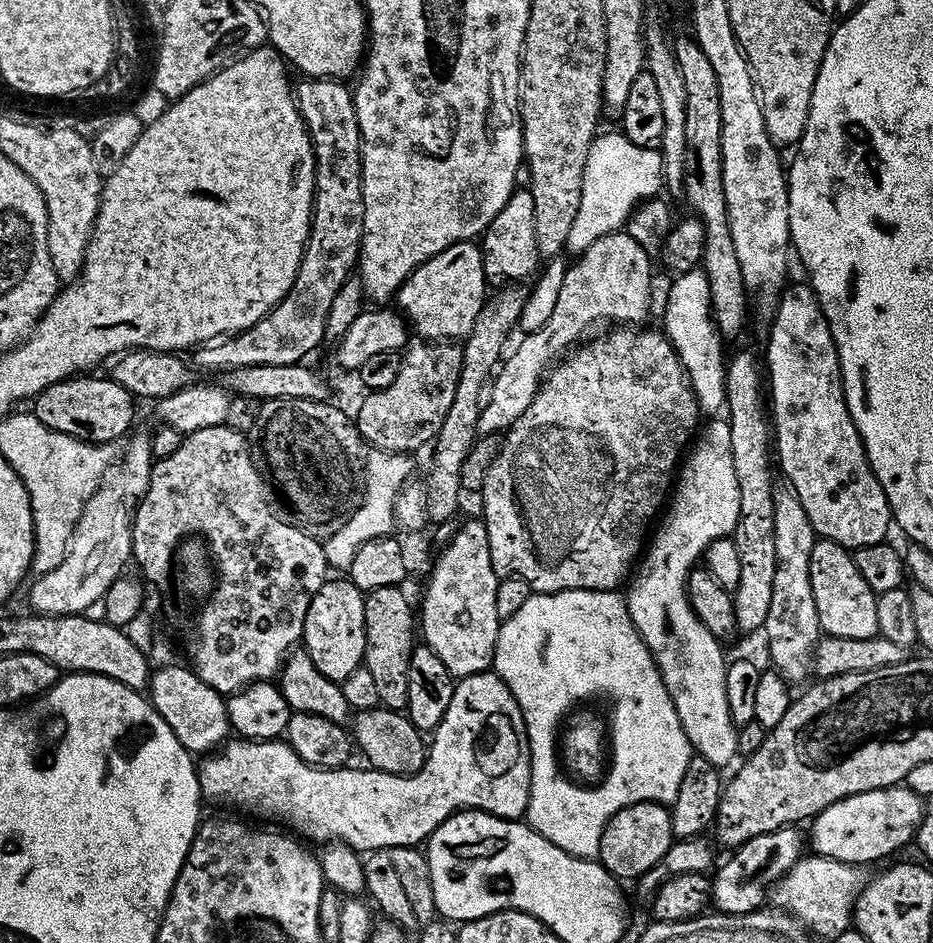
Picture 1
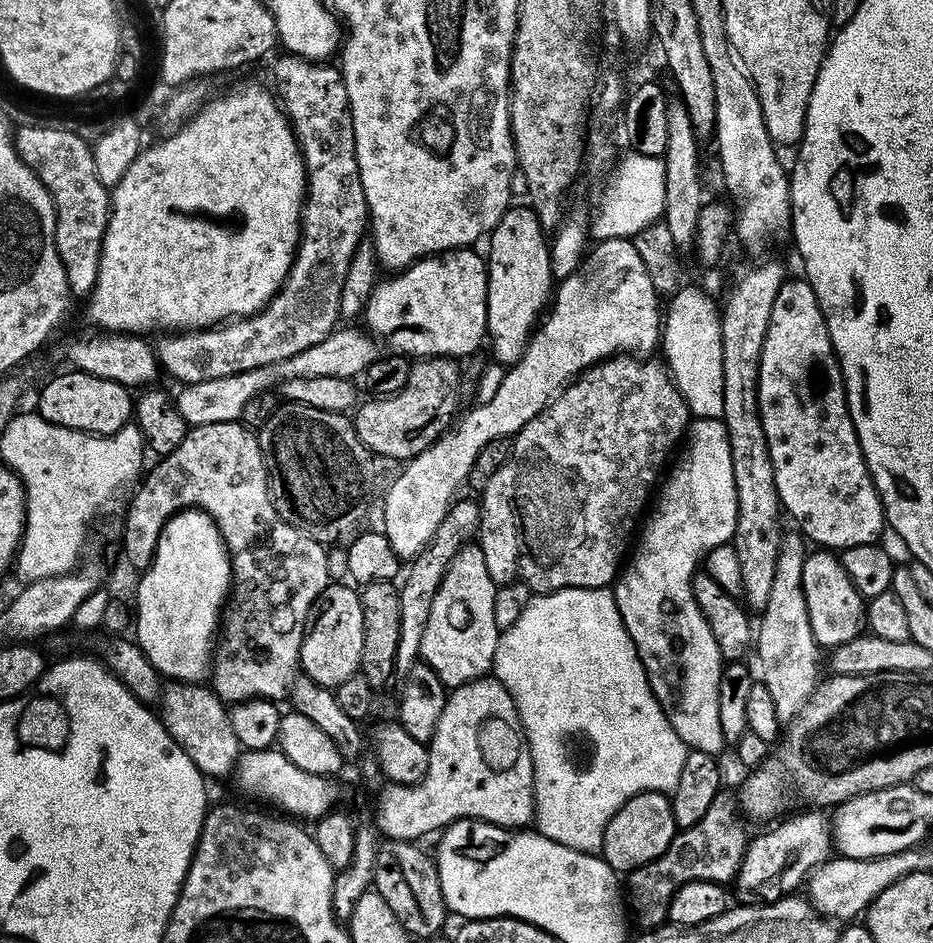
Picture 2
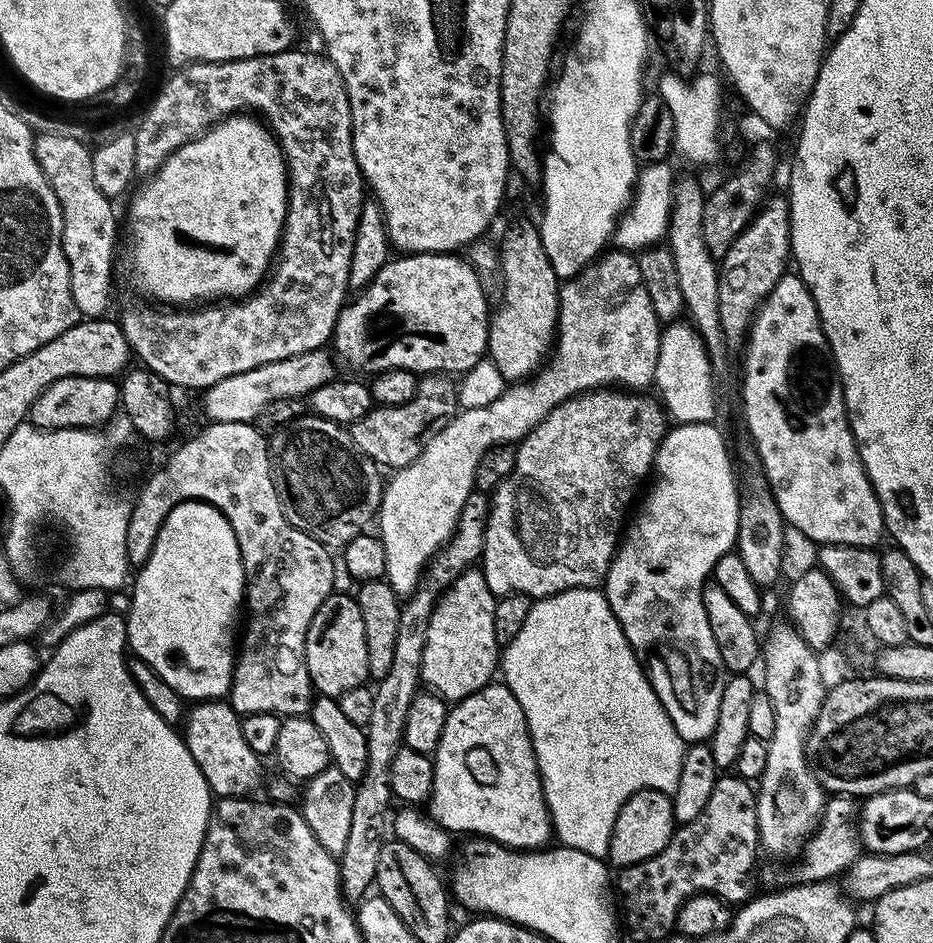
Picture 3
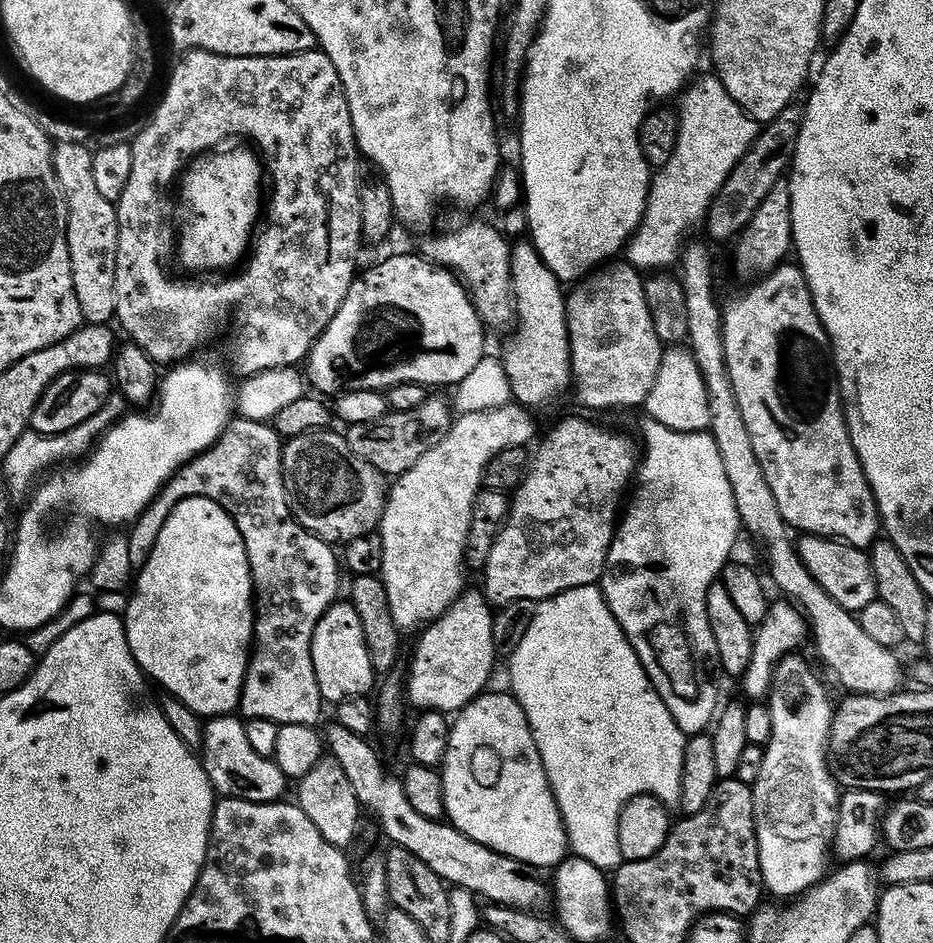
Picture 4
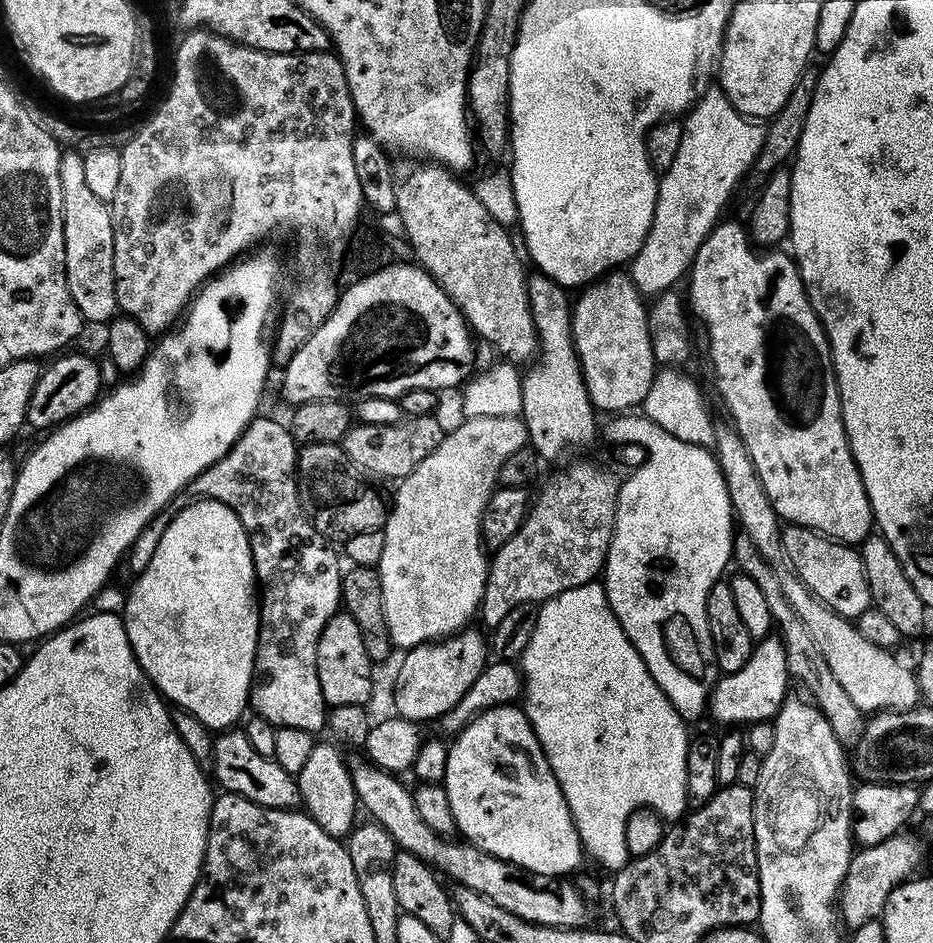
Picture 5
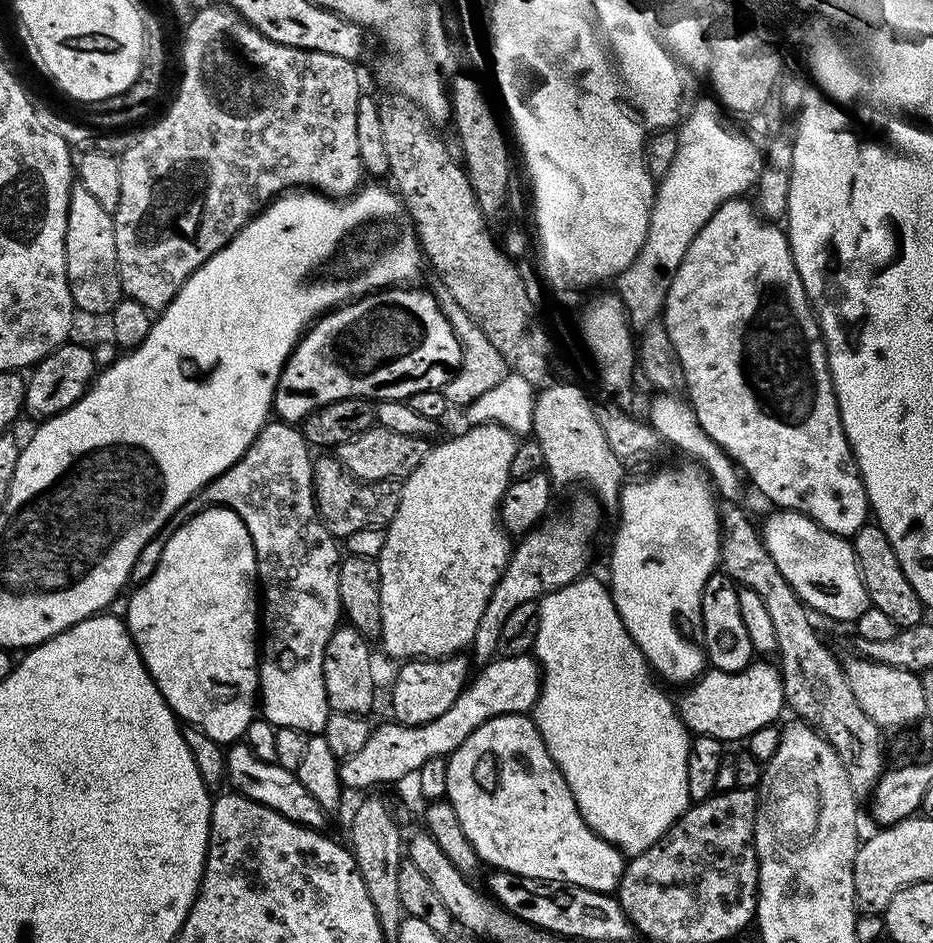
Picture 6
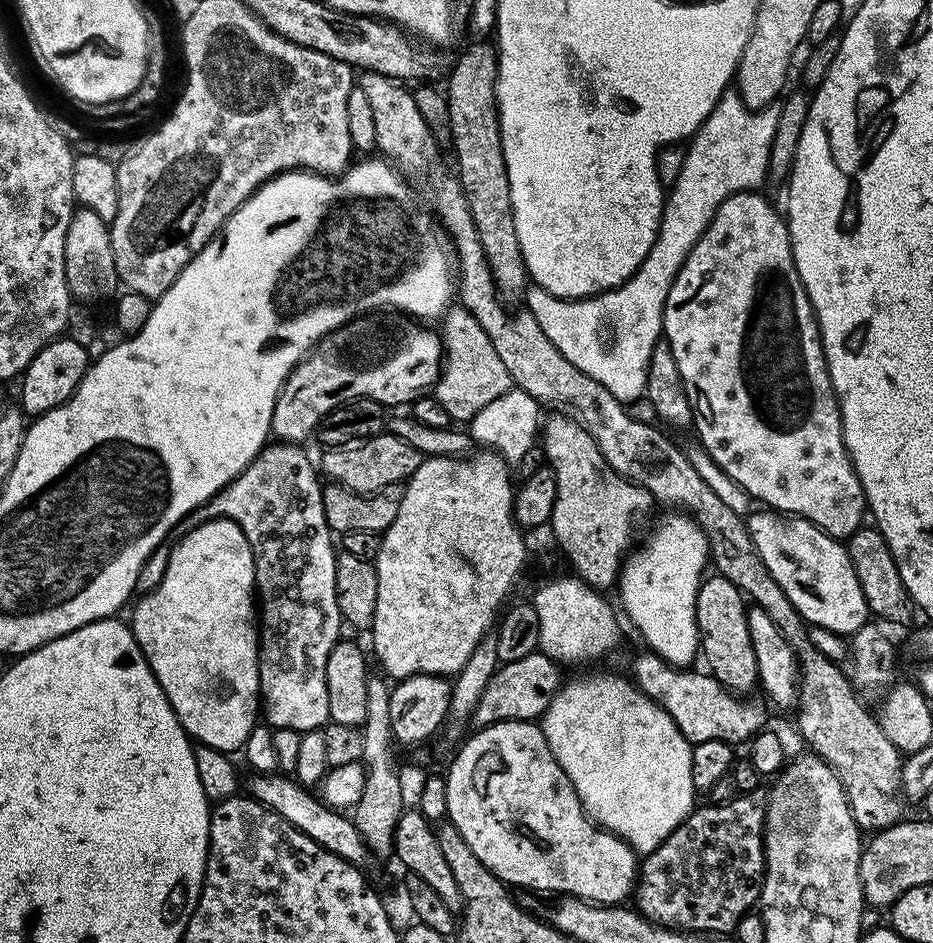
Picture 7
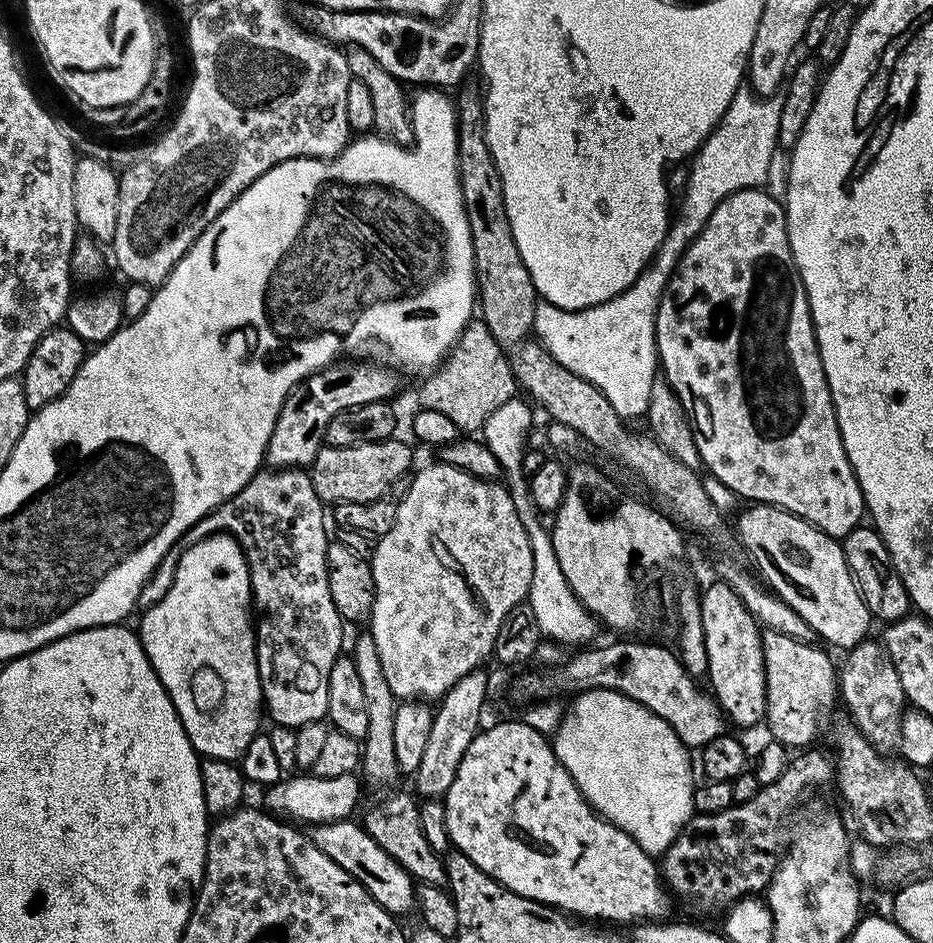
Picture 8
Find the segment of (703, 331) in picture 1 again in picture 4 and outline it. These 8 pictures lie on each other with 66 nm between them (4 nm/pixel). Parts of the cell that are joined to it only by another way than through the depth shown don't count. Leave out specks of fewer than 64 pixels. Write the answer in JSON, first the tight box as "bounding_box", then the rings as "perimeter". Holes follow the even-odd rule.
{"bounding_box":[643,346,712,432],"perimeter":[[[668,346],[663,349],[658,366],[658,378],[644,399],[643,411],[653,420],[662,422],[675,432],[703,432],[712,423],[710,406],[706,402],[706,386],[698,370],[698,362],[684,346]]]}

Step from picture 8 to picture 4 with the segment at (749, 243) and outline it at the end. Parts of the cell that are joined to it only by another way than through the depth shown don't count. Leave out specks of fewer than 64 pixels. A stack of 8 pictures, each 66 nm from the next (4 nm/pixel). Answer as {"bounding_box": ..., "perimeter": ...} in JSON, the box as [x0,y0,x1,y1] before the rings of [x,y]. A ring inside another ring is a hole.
{"bounding_box":[722,262,881,549],"perimeter":[[[785,262],[745,288],[748,289],[741,296],[734,297],[722,308],[726,370],[730,374],[730,386],[734,386],[734,398],[738,398],[738,410],[742,410],[742,419],[746,421],[746,430],[750,430],[750,446],[754,446],[754,454],[758,454],[762,474],[774,493],[774,502],[778,502],[778,510],[782,510],[789,529],[800,534],[830,536],[867,549],[881,531],[880,511],[876,509],[876,499],[862,470],[862,462],[850,442],[844,421],[844,402],[840,399],[840,381],[832,363],[832,345],[814,310],[804,270],[795,263]]]}

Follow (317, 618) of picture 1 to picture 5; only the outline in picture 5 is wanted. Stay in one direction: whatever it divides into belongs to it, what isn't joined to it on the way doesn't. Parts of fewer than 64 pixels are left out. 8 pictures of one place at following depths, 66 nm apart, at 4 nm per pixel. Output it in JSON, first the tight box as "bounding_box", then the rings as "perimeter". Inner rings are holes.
{"bounding_box":[318,610,374,706],"perimeter":[[[338,610],[322,626],[322,634],[318,638],[318,686],[322,686],[322,698],[328,706],[367,705],[372,696],[372,668],[374,661],[366,654],[366,646],[362,643],[362,633],[358,631],[358,622],[346,611]]]}

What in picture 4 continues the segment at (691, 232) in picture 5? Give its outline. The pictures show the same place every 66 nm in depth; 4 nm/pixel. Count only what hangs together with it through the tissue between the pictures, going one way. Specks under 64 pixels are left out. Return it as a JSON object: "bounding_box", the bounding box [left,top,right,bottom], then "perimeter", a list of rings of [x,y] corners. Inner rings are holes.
{"bounding_box":[626,95,745,270],"perimeter":[[[719,95],[710,97],[709,105],[702,105],[697,112],[692,104],[678,108],[680,133],[676,135],[674,154],[651,177],[644,217],[626,245],[626,259],[638,270],[668,270],[679,261],[688,231],[705,219],[712,199],[745,152],[744,128],[736,124],[732,99]]]}

